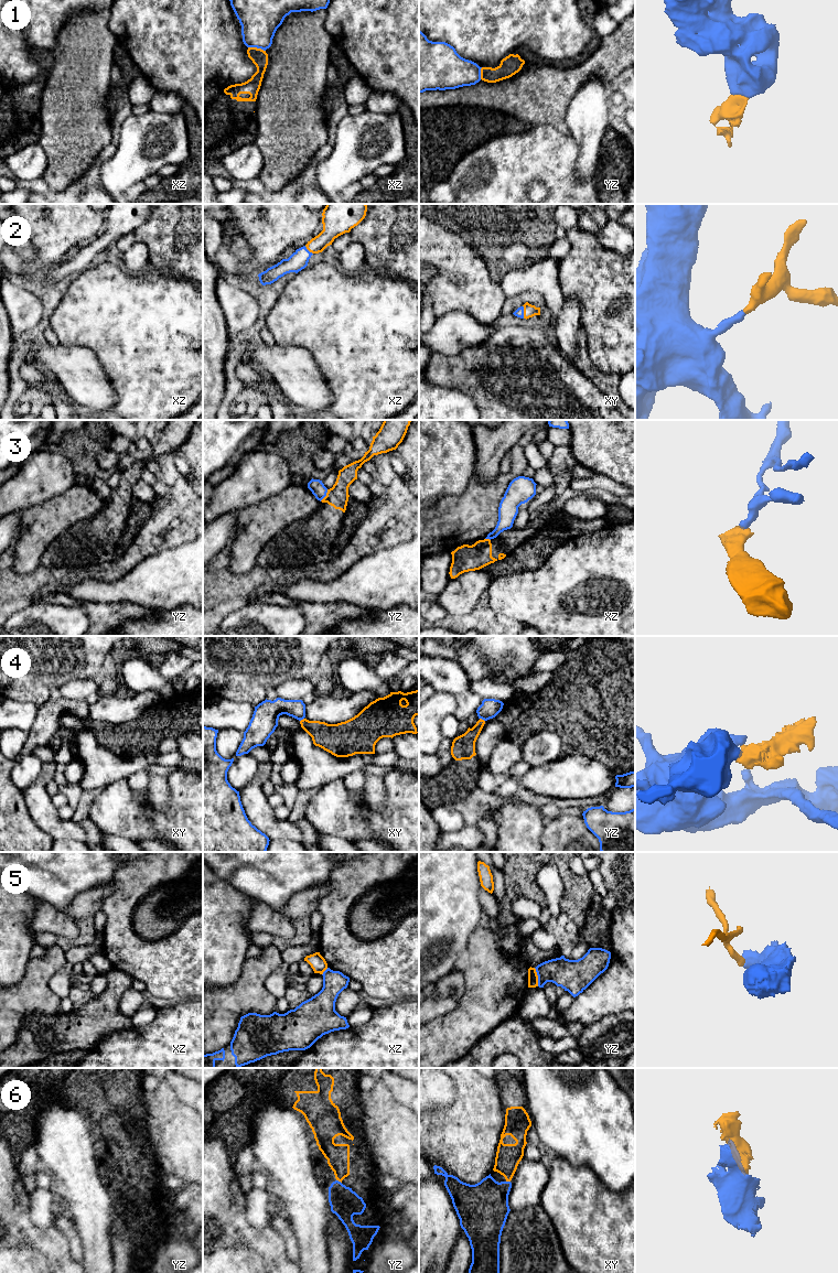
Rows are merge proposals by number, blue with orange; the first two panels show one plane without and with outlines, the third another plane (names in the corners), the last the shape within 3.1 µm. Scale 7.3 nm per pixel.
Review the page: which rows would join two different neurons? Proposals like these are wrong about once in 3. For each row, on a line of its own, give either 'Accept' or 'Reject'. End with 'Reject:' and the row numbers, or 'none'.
1: Reject
2: Accept
3: Reject
4: Reject
5: Reject
6: Accept
Reject: 1, 3, 4, 5

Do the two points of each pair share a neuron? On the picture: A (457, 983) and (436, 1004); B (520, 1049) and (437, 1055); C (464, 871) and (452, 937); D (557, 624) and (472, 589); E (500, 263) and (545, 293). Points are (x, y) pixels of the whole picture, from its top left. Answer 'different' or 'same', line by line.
A: same
B: different
C: same
D: different
E: different

